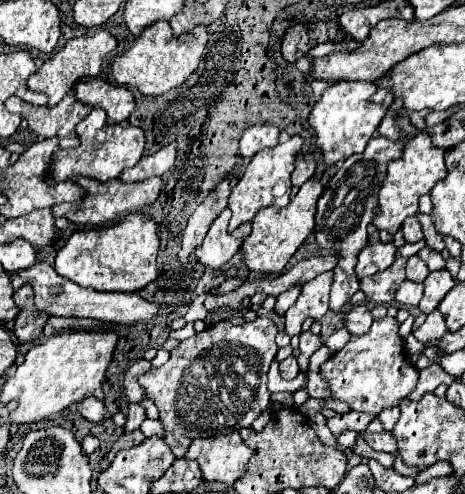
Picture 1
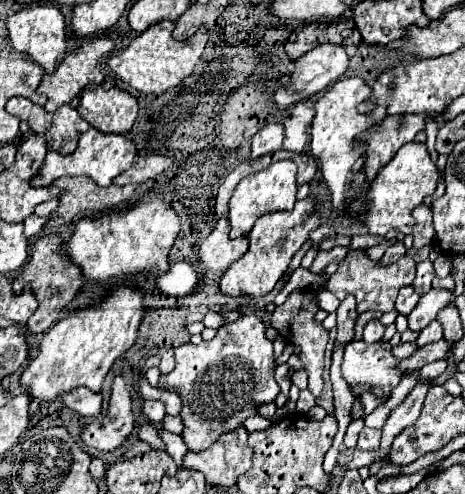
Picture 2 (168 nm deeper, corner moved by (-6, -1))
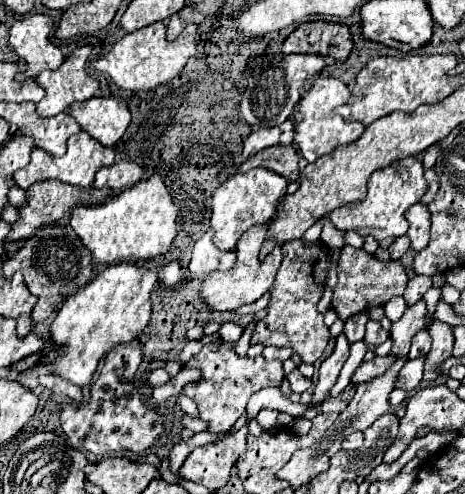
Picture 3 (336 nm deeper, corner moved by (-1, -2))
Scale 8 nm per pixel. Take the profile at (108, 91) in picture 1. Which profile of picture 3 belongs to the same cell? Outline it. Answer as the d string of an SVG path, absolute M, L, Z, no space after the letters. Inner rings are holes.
M95 96L75 102L71 104L69 114L89 136L99 140L103 146L115 146L131 122L127 102L113 96Z

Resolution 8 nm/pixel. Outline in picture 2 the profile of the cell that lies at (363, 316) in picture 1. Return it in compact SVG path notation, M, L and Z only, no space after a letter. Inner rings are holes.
M372 319L372 321L368 321L366 327L364 327L364 341L366 341L366 343L376 343L376 341L382 339L384 331L386 331L386 327L384 327L380 321Z

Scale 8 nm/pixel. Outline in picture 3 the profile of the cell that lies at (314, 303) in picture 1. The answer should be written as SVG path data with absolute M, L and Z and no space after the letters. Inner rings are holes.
M353 246L341 248L337 276L339 280L337 286L333 288L331 308L337 312L341 320L347 320L359 312L367 312L373 306L385 306L393 296L403 296L403 290L409 282L407 270L401 260L381 262L375 256L367 254L363 248L353 248Z

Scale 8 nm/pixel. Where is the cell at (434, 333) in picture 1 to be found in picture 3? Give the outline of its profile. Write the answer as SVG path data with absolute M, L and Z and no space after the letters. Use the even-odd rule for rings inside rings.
M419 330L413 338L413 344L411 344L411 350L409 350L409 358L419 358L419 356L425 356L427 350L431 348L431 336L427 330Z

